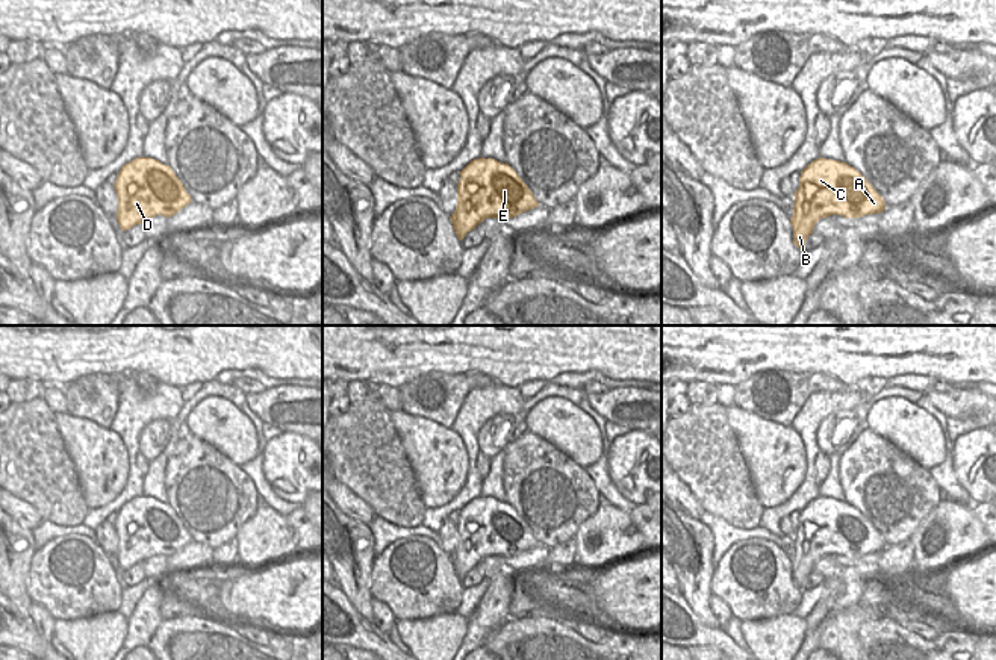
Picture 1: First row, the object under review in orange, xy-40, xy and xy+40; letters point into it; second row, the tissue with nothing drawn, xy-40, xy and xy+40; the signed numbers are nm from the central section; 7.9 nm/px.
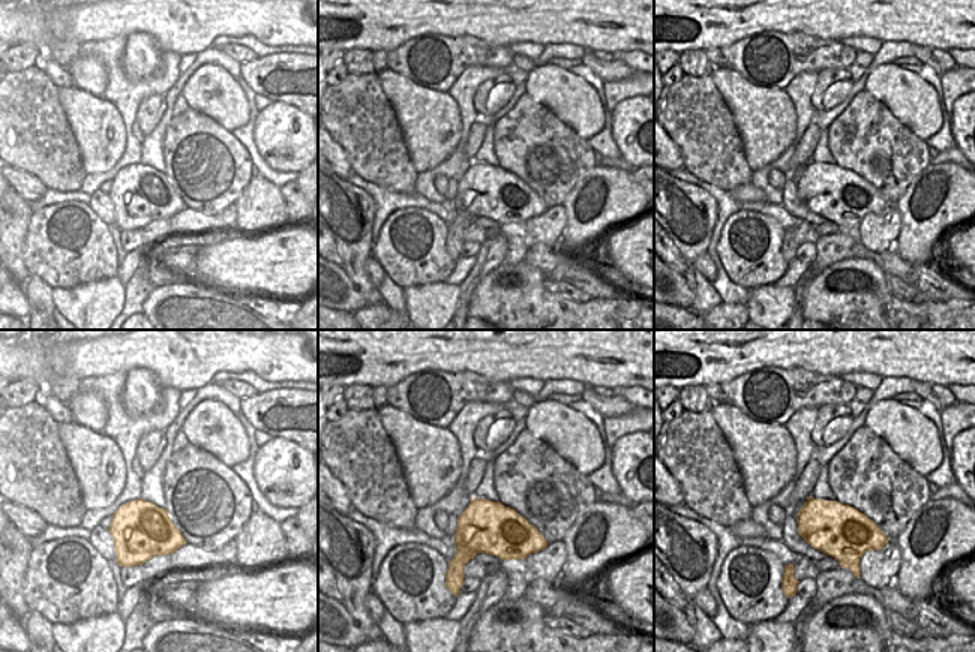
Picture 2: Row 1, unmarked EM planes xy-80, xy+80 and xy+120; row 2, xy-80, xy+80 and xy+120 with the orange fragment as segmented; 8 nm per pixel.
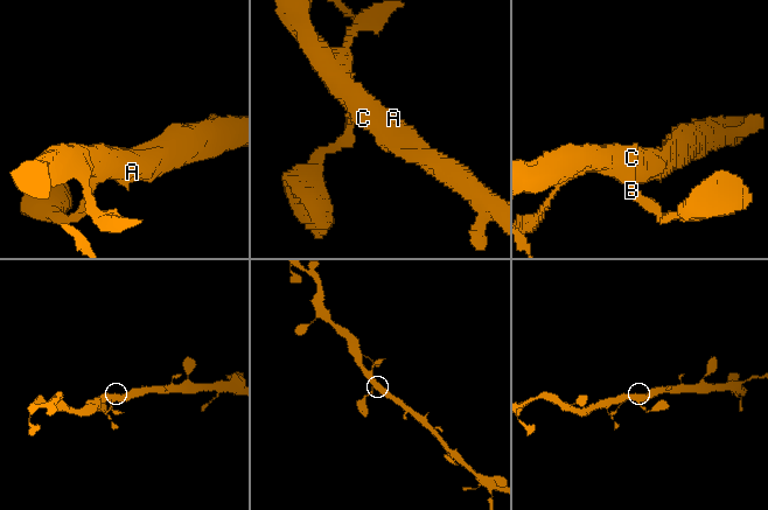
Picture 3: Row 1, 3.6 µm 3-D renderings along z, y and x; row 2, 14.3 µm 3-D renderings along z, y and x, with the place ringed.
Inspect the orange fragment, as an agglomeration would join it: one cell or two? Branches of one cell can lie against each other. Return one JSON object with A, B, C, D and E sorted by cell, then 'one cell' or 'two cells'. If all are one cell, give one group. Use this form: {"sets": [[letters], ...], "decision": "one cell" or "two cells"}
{"sets": [["A", "B", "C", "D", "E"]], "decision": "one cell"}

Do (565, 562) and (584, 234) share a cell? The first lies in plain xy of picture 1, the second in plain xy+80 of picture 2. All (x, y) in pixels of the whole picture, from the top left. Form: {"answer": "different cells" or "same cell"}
{"answer": "different cells"}

